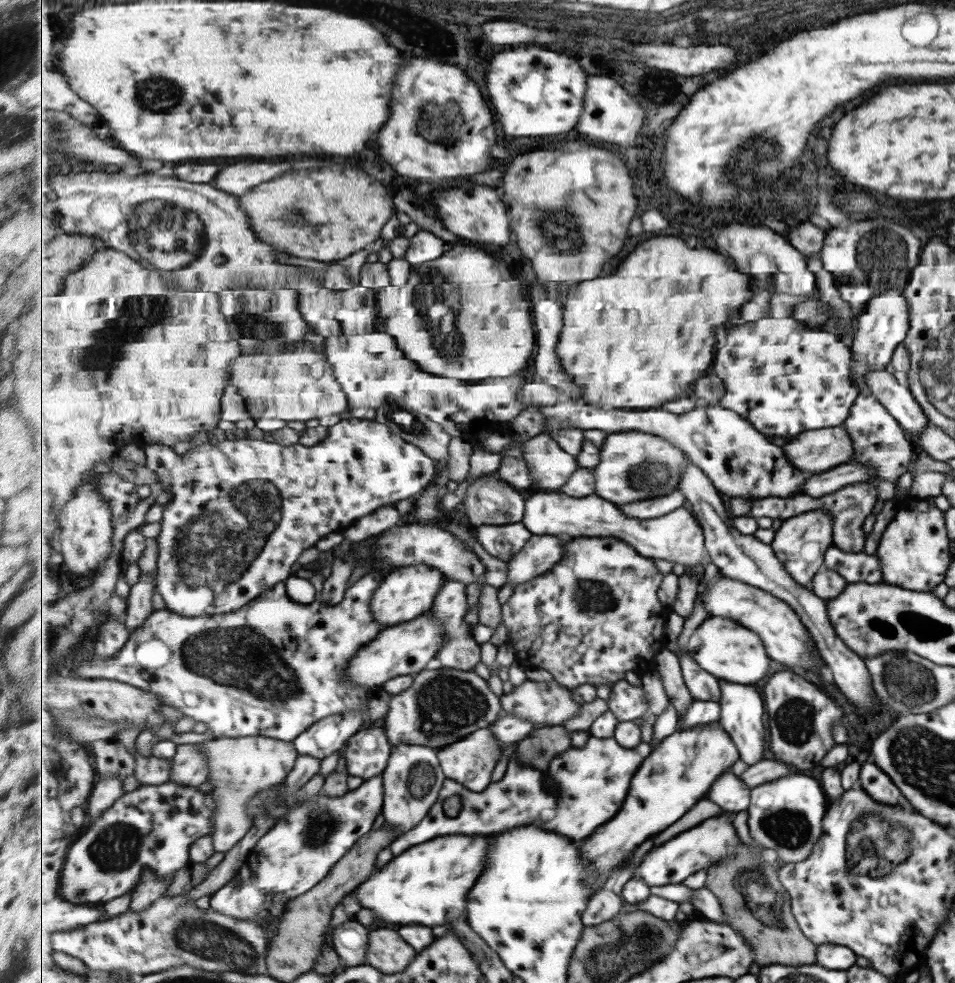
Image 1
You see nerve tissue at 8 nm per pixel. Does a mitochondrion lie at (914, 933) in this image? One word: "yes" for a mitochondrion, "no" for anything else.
no

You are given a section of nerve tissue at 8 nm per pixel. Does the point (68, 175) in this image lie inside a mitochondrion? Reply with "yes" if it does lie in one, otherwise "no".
no

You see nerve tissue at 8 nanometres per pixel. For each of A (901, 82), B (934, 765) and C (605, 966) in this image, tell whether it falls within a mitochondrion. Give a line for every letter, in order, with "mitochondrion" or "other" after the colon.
A: other
B: mitochondrion
C: mitochondrion

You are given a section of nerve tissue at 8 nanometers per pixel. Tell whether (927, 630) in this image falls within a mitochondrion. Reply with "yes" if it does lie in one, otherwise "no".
yes

